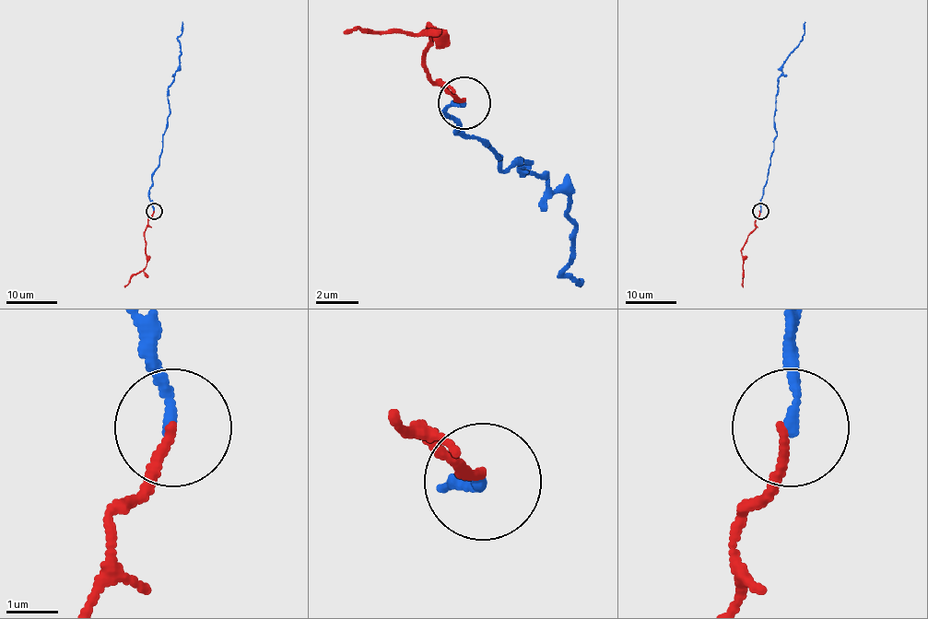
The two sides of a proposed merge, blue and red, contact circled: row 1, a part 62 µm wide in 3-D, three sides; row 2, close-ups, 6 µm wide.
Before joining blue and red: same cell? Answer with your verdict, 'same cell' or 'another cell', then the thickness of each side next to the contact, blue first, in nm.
another cell | 200/160 nm

